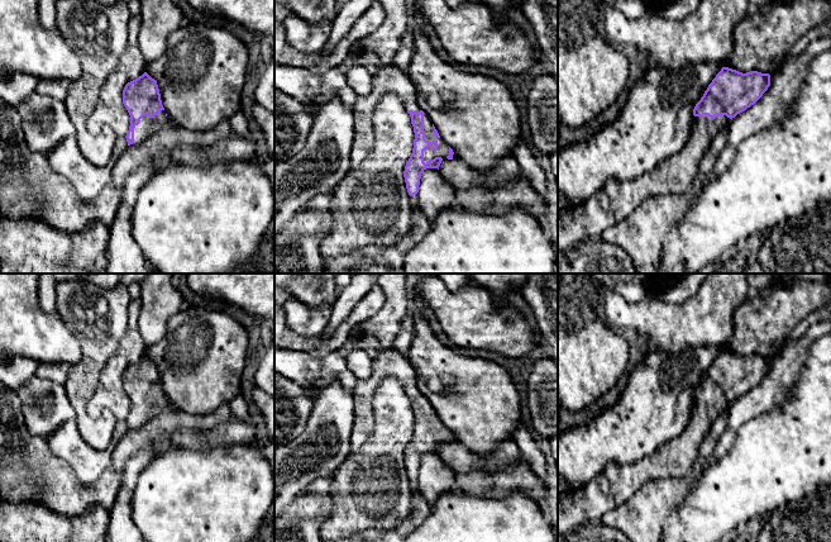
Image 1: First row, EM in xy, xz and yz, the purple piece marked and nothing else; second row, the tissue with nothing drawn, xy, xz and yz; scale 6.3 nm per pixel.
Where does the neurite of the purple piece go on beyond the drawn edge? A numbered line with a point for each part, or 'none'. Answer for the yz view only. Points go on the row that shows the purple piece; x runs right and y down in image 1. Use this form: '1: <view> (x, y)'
1: yz (673, 176)

